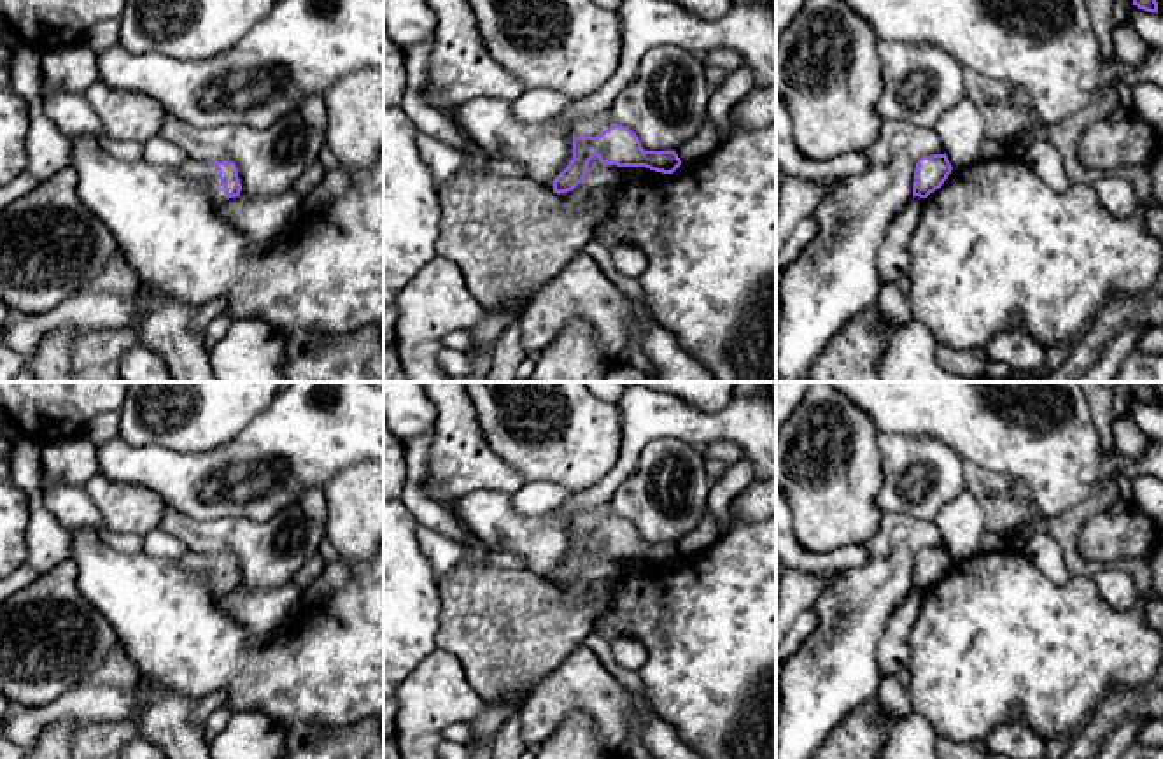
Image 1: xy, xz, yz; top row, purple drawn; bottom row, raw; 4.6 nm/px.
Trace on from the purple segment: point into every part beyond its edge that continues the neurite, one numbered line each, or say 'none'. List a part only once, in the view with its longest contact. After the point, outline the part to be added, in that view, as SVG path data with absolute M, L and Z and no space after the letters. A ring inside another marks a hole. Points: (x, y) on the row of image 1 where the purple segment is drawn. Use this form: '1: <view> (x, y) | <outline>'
1: xz (584, 127) | M601 110L589 117L578 117L573 123L571 135L573 137L596 137L613 124L615 124L615 121L611 119L610 110Z

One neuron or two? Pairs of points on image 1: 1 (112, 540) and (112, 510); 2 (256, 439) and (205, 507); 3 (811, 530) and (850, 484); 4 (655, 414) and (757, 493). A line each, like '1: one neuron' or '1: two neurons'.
1: two neurons
2: one neuron
3: one neuron
4: two neurons

